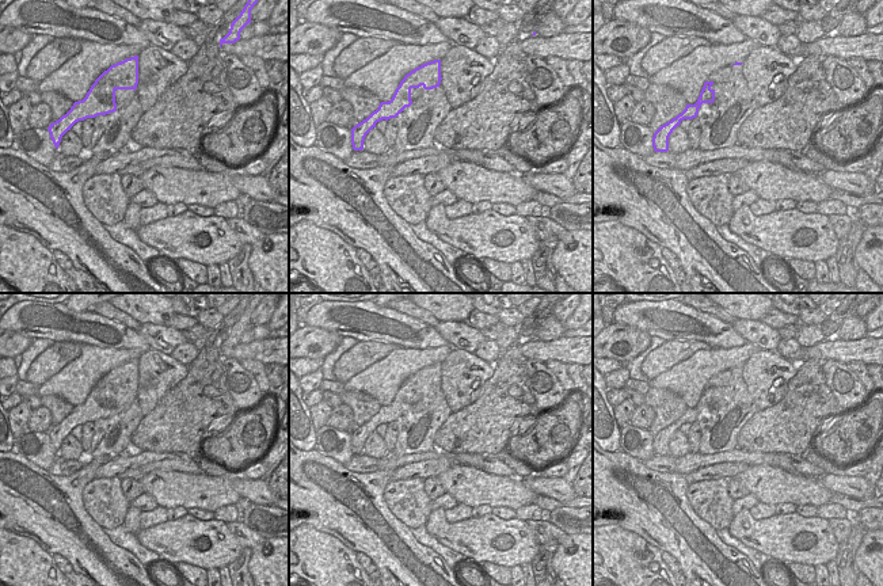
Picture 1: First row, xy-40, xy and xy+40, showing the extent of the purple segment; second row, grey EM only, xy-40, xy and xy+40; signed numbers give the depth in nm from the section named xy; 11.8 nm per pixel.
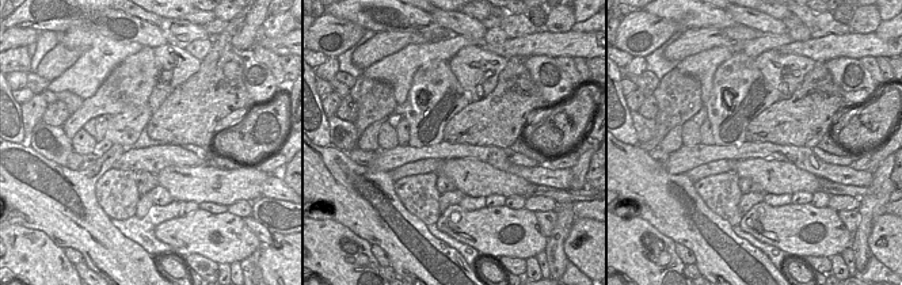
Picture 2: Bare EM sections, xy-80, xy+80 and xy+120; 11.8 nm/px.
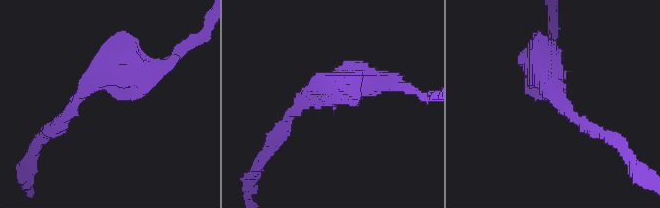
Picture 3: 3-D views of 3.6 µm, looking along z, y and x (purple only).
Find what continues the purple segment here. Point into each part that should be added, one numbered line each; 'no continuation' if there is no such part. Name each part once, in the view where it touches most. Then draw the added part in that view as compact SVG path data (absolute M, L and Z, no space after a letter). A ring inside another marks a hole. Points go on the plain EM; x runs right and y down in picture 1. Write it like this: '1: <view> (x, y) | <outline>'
no continuation

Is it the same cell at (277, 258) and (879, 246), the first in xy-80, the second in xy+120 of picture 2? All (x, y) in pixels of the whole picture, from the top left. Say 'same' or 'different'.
same

